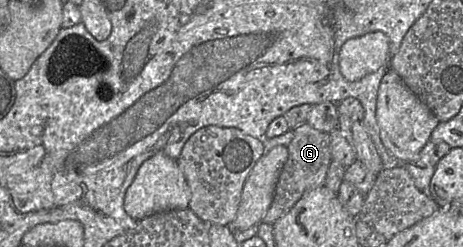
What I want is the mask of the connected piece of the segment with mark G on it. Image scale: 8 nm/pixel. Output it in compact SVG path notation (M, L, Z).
M306 122L292 131L294 137L287 147L287 161L279 175L271 206L262 219L263 223L269 225L273 225L287 214L307 191L325 185L332 162L329 134L312 128Z

